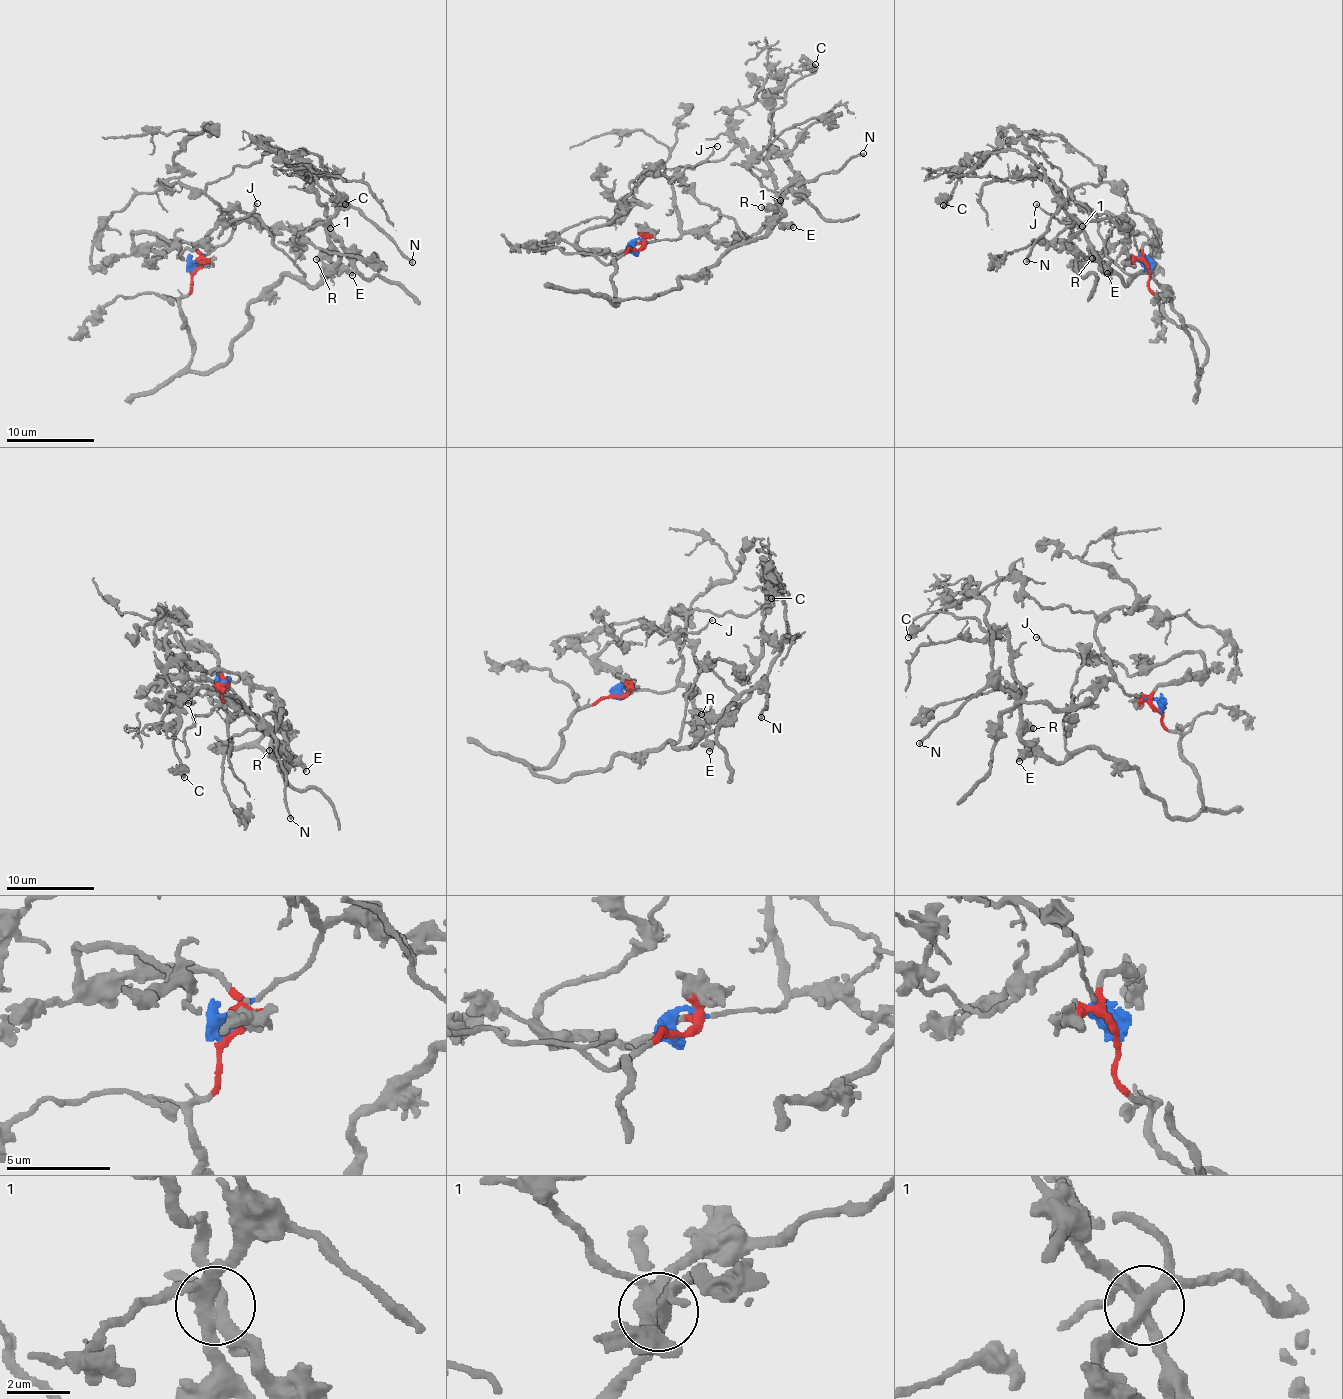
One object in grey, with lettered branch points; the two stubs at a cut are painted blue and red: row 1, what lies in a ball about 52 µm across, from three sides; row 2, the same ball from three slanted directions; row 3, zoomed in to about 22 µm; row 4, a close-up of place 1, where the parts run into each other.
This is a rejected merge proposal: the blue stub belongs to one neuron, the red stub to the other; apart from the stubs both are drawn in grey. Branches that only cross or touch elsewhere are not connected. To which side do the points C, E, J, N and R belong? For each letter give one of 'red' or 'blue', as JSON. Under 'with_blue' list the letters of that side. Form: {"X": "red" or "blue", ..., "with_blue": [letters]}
{"C": "red", "E": "red", "J": "red", "N": "red", "R": "red", "with_blue": []}

